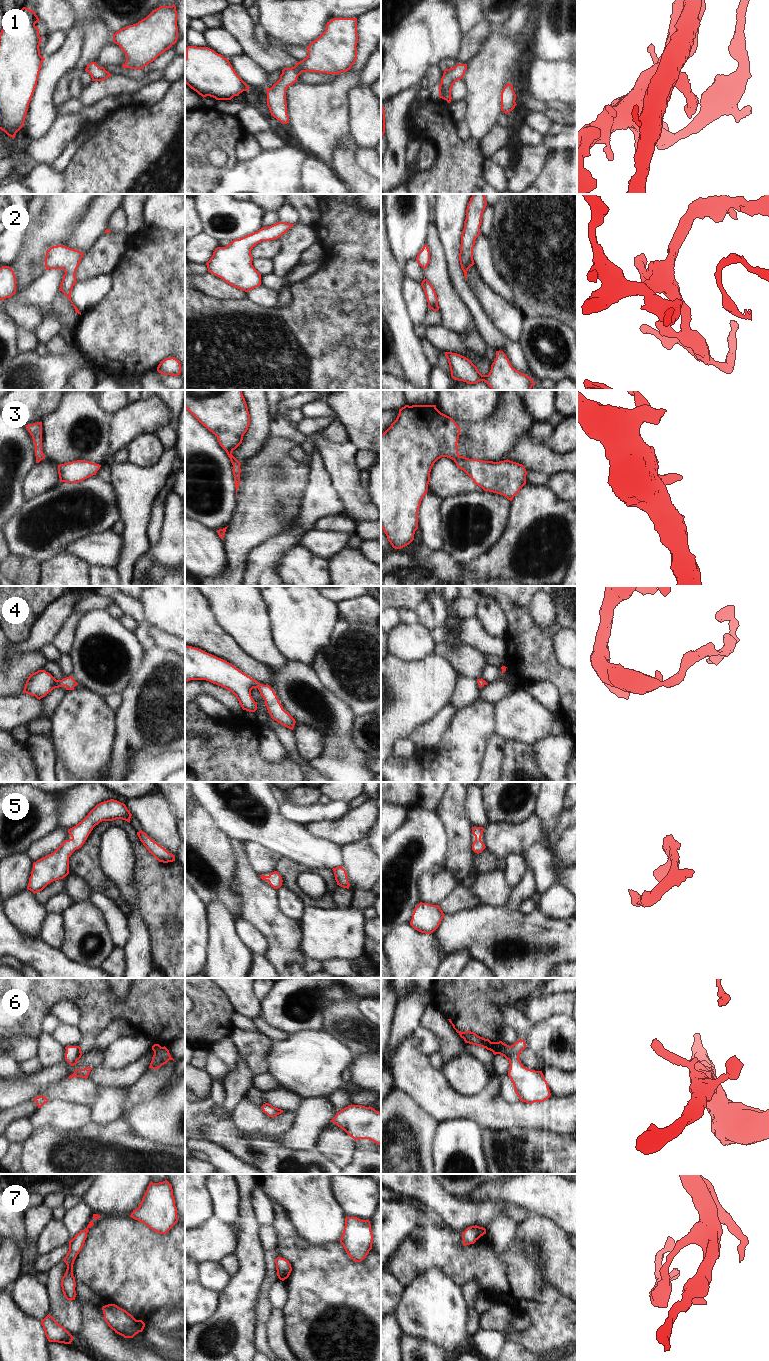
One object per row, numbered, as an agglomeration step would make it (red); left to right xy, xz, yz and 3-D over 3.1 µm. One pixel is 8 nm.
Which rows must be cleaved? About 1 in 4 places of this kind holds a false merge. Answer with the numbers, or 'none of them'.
none of them

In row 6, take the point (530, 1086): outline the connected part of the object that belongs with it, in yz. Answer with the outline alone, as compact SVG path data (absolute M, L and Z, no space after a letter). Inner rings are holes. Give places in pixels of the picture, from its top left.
M451 1019L448 1020L460 1037L464 1039L465 1043L486 1048L492 1051L494 1055L500 1054L509 1061L510 1069L508 1076L520 1101L532 1104L534 1102L544 1102L551 1096L548 1083L542 1071L535 1071L524 1067L519 1059L521 1051L526 1048L524 1040L520 1039L511 1046L502 1041L491 1042L489 1039L480 1037L474 1032L458 1031Z

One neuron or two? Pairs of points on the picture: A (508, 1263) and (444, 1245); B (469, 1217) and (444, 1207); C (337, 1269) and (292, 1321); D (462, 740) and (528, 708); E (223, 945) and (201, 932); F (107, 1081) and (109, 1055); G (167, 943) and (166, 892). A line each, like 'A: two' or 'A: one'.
A: one
B: one
C: one
D: two
E: two
F: two
G: one

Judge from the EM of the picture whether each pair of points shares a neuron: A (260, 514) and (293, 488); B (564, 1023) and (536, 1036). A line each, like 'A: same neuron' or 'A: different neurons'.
A: same neuron
B: same neuron

